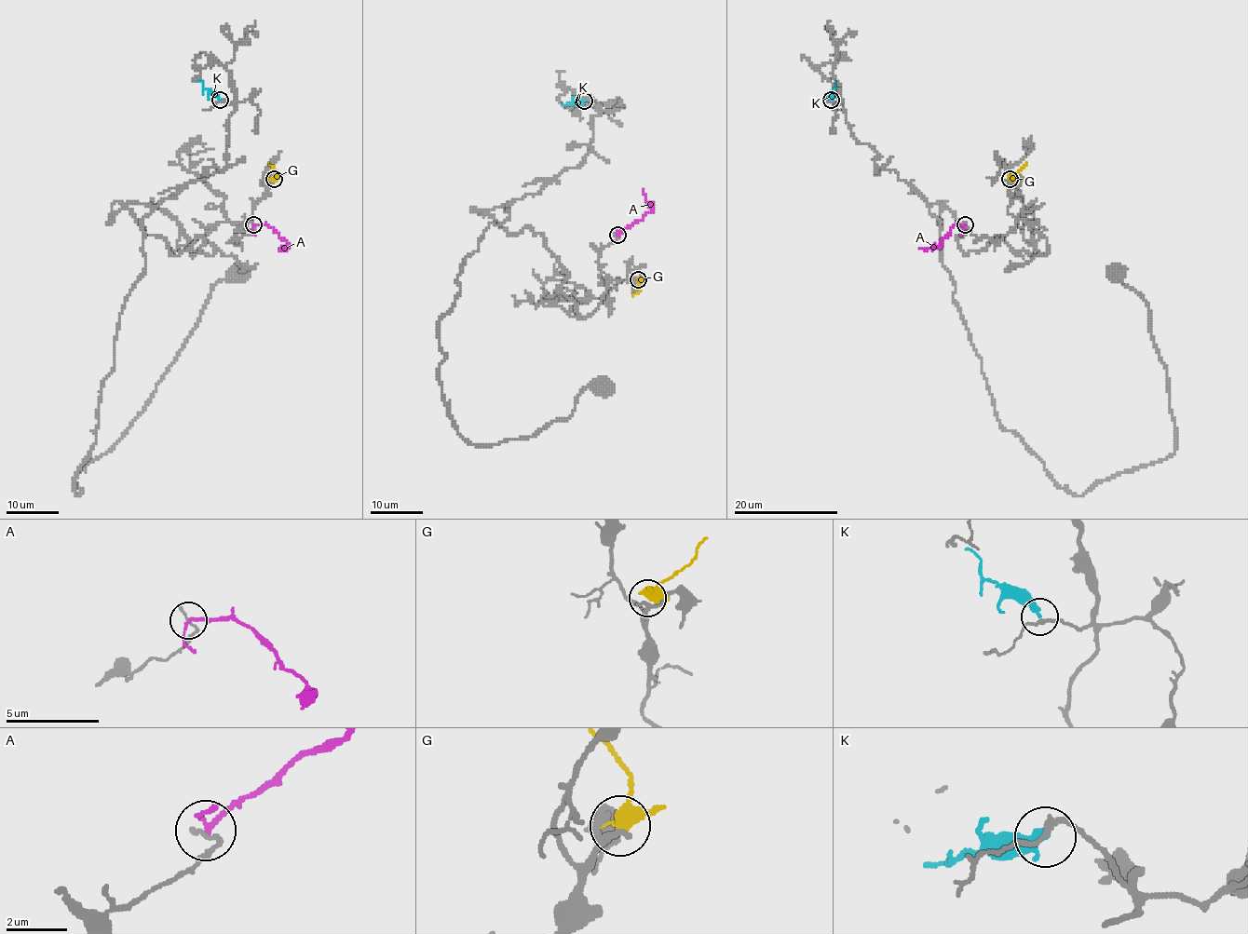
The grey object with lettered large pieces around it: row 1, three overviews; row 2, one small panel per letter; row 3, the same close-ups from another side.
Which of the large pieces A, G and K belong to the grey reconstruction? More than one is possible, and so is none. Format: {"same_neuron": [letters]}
{"same_neuron": ["K"]}

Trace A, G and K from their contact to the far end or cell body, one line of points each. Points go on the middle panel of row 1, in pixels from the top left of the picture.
A: (617, 235), (650, 210), (644, 188)
G: (638, 279), (640, 290), (631, 296)
K: (583, 101), (562, 106)

